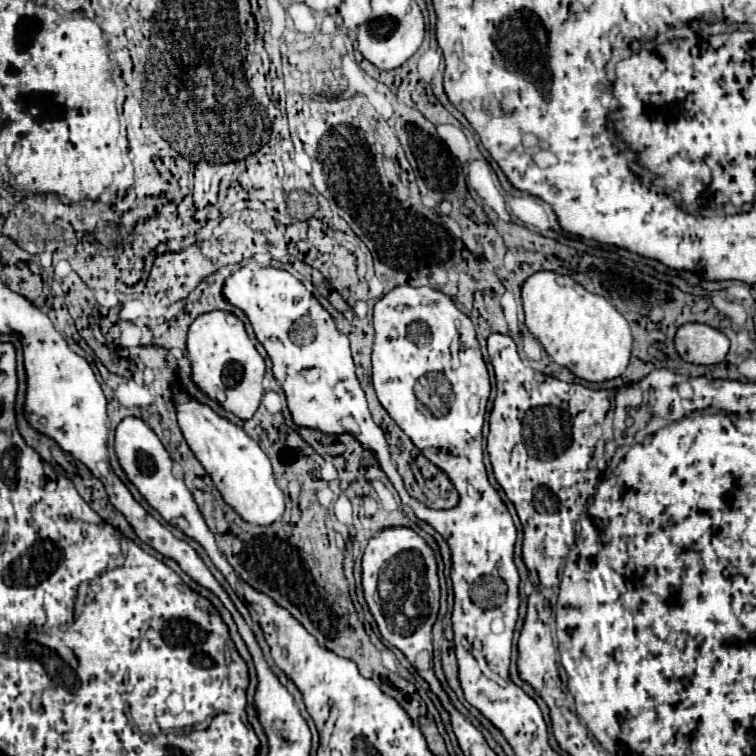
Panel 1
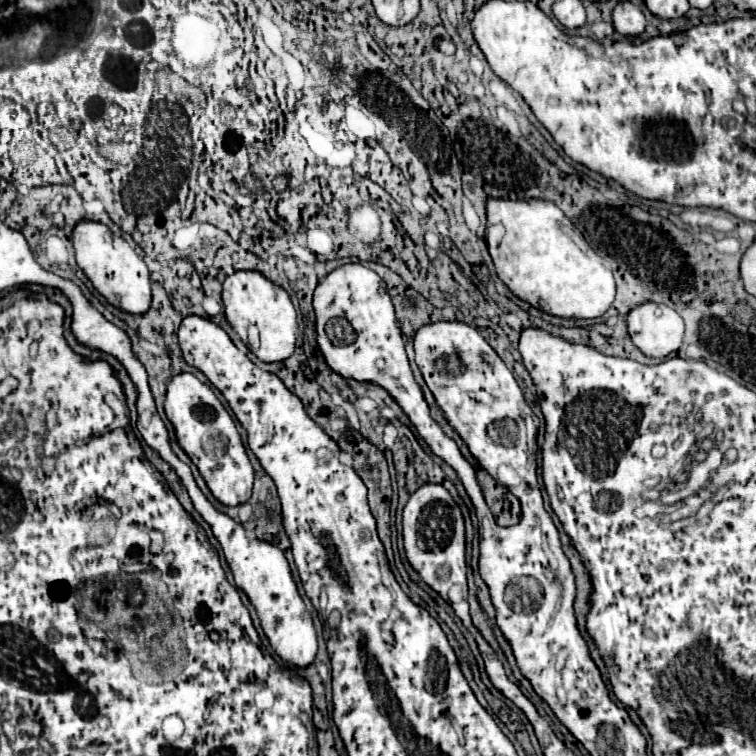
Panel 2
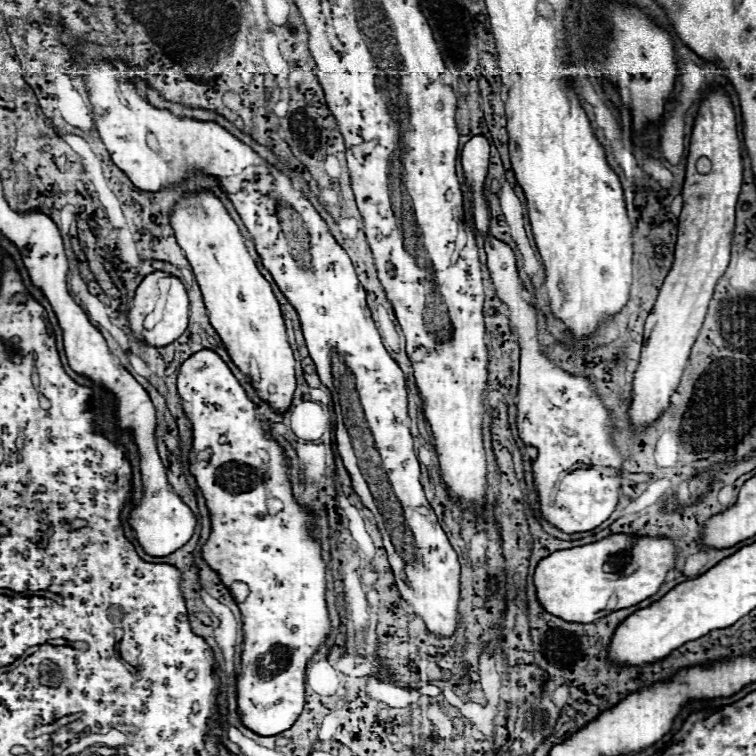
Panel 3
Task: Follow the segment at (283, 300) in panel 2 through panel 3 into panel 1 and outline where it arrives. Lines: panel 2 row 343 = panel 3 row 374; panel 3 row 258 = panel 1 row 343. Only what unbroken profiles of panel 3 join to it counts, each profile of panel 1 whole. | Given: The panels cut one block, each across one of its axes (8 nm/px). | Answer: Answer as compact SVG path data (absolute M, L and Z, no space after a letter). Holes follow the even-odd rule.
M224 310L198 316L188 330L188 356L192 360L192 378L202 392L242 420L254 416L264 394L262 378L266 374L266 364L254 348L240 318Z

